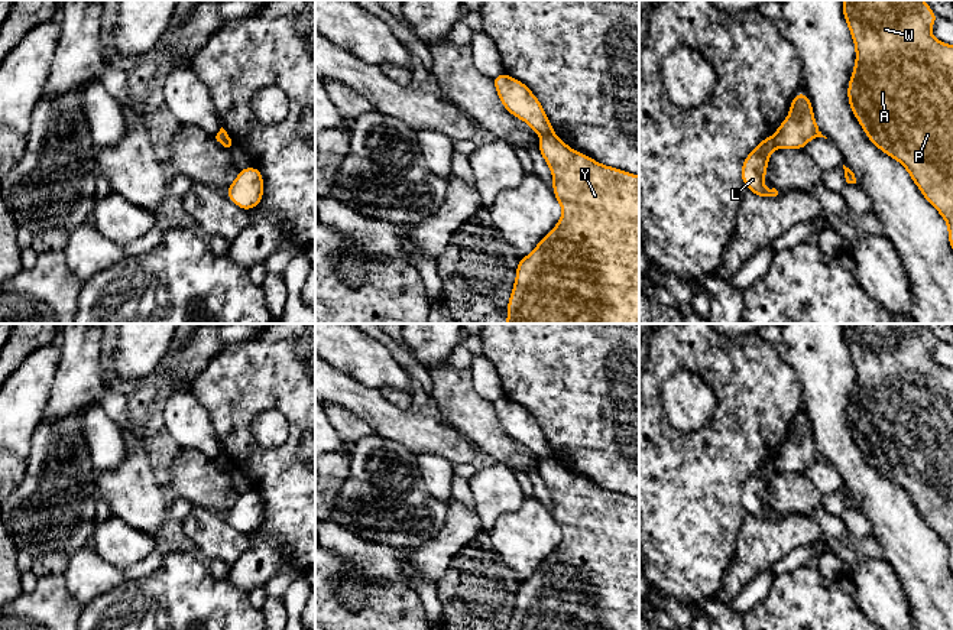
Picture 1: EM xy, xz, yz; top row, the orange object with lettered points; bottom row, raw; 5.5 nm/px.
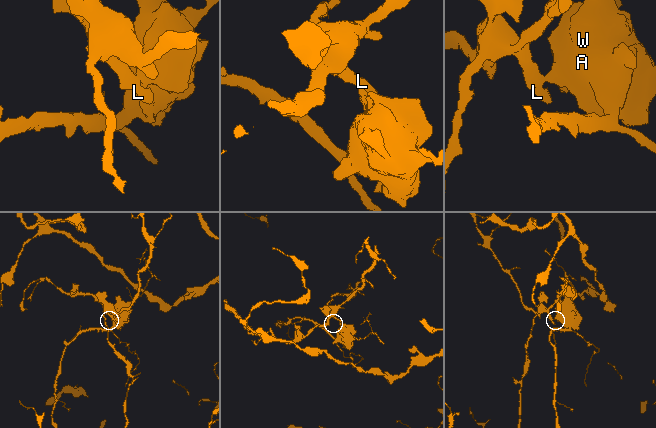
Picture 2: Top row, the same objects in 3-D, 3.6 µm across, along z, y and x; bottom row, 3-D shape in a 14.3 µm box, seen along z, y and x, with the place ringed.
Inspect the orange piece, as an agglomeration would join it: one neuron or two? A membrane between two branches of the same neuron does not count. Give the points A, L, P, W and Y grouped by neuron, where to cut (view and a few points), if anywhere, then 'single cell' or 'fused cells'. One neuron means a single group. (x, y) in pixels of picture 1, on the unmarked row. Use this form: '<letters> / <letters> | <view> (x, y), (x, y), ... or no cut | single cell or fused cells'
A P W Y / L | xz (553, 457), (541, 460) | fused cells

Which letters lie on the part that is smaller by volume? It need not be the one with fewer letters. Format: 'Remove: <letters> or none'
Remove: A, P, W, Y

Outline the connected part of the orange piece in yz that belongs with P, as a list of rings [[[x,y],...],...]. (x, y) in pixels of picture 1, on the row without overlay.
[[[843,324],[843,340],[856,373],[847,410],[850,433],[871,467],[908,494],[924,522],[946,543],[953,572],[953,370],[933,361],[931,348],[939,340],[924,324]]]

